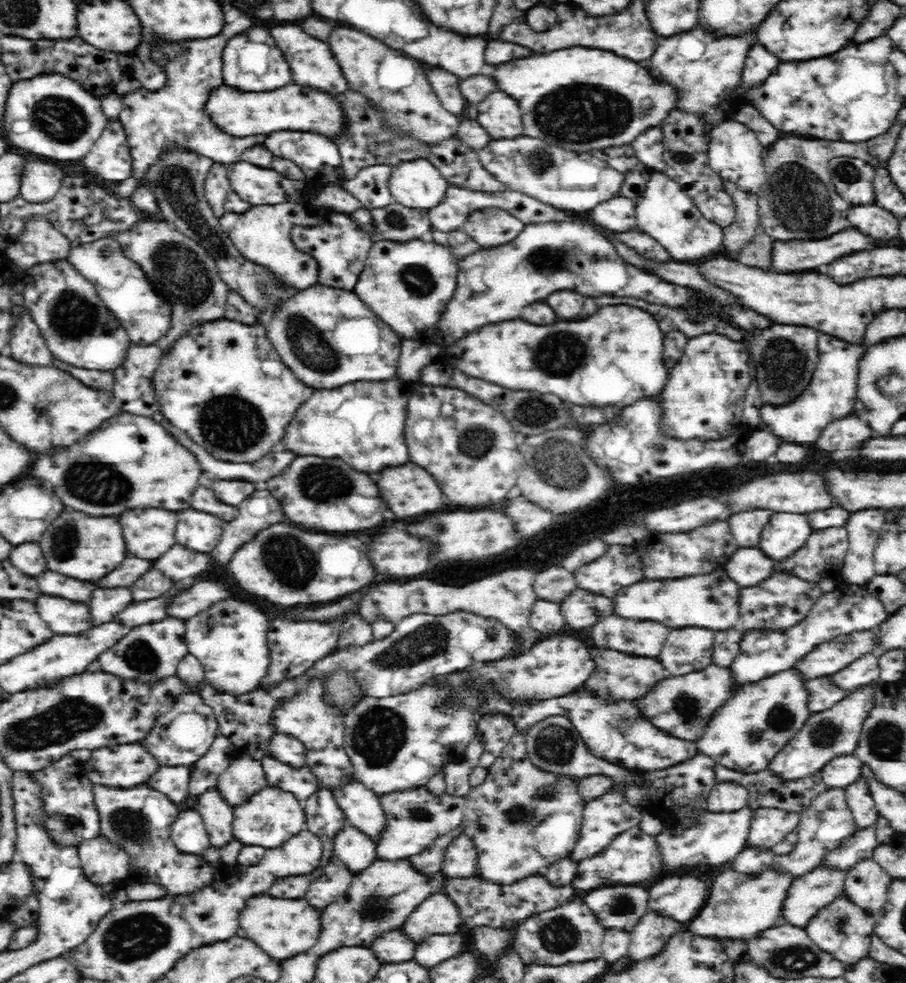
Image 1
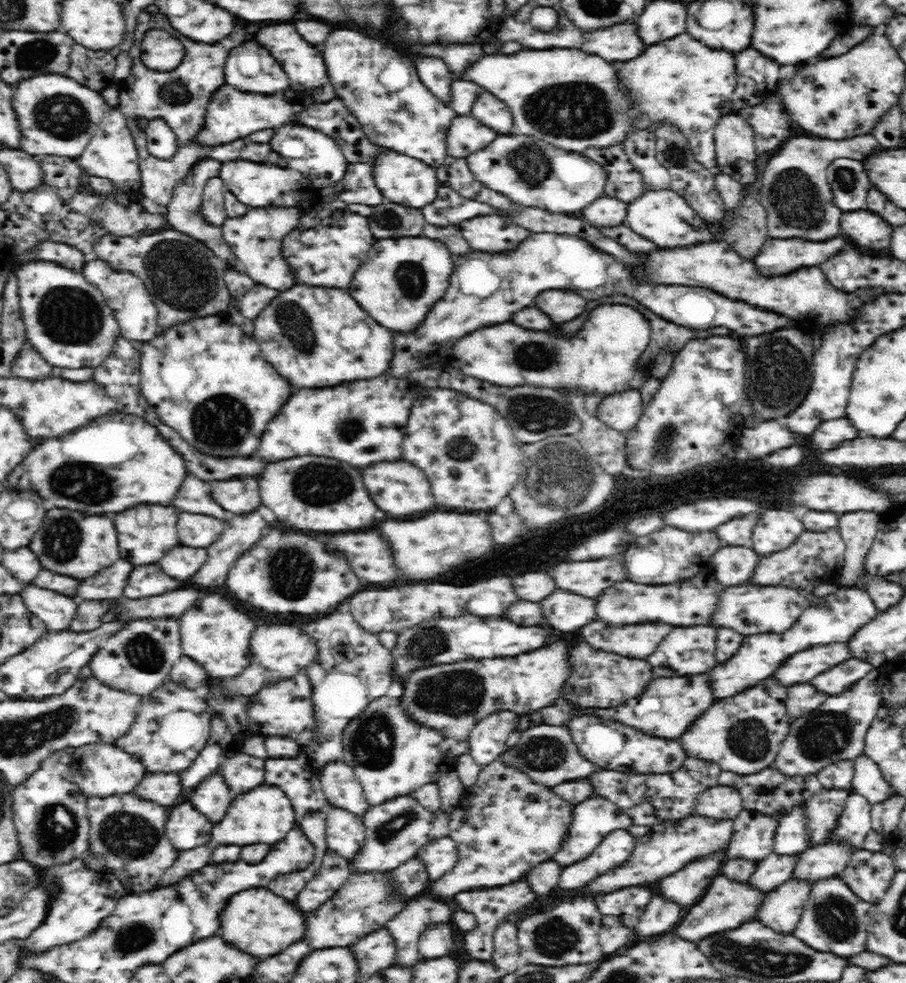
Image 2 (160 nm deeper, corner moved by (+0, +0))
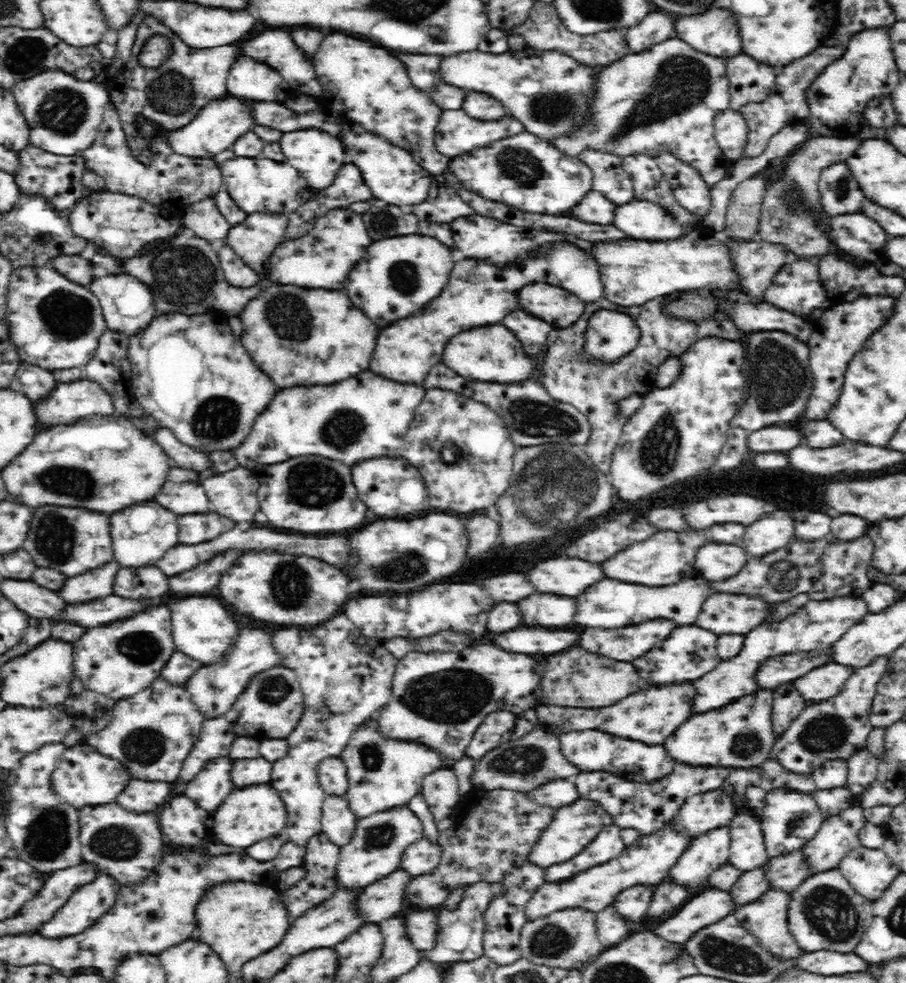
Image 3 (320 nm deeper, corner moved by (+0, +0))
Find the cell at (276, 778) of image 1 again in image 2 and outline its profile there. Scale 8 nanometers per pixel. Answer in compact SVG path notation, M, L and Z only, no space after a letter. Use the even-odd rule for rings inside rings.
M334 612L304 628L318 640L316 643L319 646L315 662L303 672L306 672L312 681L312 703L315 706L320 739L316 744L312 744L312 748L300 752L298 758L270 758L266 762L266 784L280 786L288 794L288 798L292 798L298 818L310 810L328 808L321 786L322 768L328 762L342 758L341 732L346 723L362 714L372 699L386 695L393 682L389 673L393 666L389 649L379 641L376 633L360 626L351 612Z

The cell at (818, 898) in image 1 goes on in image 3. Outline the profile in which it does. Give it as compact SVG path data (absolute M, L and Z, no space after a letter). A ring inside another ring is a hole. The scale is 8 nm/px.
M770 889L754 902L739 905L734 914L735 918L756 935L760 943L770 949L776 957L784 959L794 958L799 953L797 942L789 930L788 904L792 900L792 893L782 889Z

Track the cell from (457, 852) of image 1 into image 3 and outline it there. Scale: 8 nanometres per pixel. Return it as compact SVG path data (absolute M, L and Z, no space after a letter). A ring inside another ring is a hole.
M424 838L416 845L408 846L400 867L415 877L432 874L442 861L443 851L439 843Z

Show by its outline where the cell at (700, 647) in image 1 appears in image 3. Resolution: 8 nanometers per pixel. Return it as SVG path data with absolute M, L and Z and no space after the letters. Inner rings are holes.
M680 626L664 642L658 642L658 646L652 648L644 658L636 658L636 668L640 670L640 676L650 684L696 680L710 672L721 660L716 652L716 636L716 633L700 626Z

